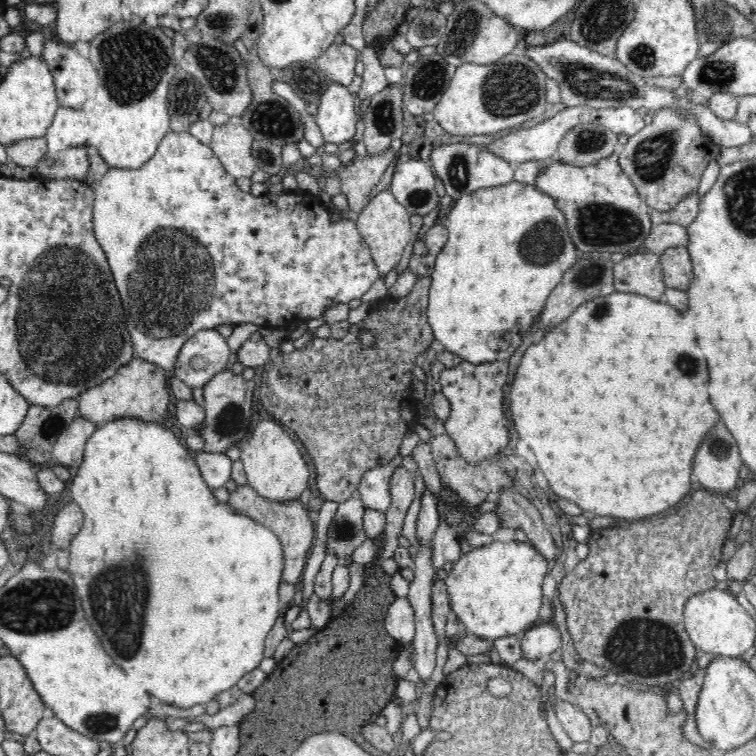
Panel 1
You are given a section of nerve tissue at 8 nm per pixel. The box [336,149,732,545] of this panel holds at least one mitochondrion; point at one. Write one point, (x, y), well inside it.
(601, 225)

